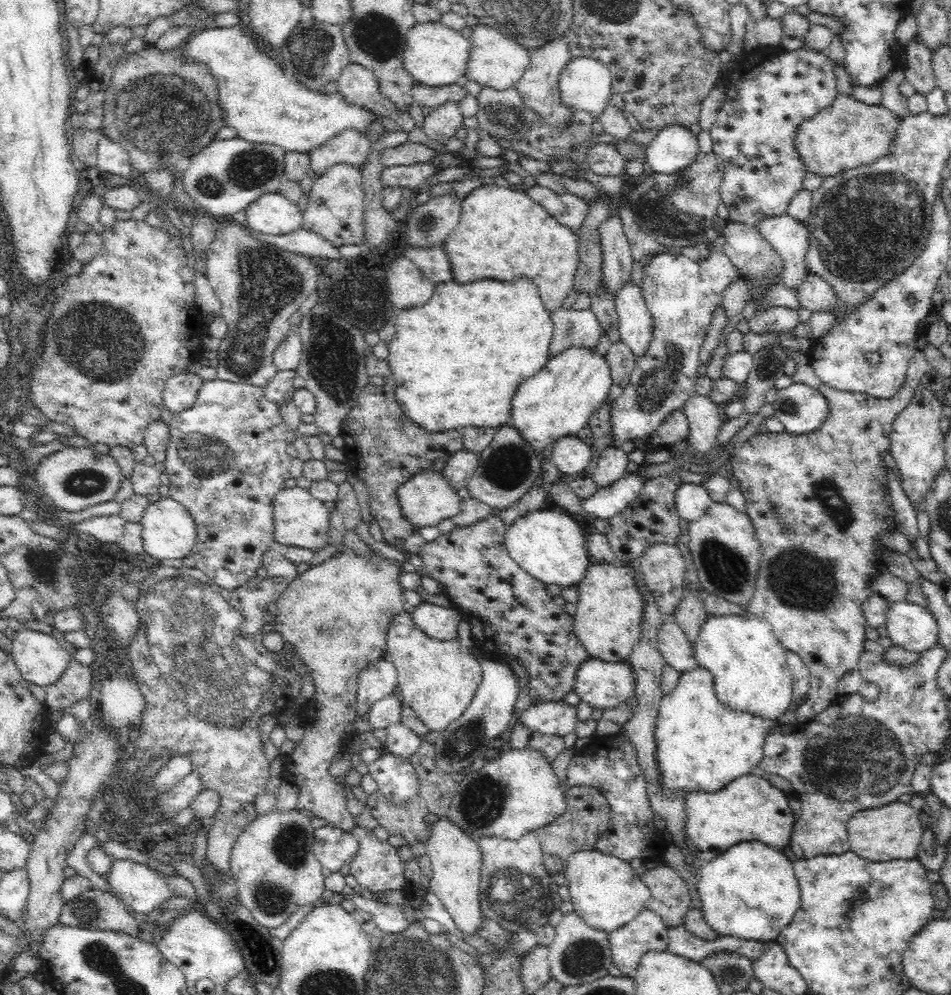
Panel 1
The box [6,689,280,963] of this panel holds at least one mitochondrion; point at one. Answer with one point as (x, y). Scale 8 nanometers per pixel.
(84, 911)

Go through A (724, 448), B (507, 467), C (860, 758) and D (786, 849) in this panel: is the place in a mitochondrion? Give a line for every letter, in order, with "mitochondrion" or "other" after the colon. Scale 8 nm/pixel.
A: other
B: mitochondrion
C: mitochondrion
D: other

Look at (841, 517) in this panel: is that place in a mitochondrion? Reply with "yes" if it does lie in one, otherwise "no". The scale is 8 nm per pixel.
yes

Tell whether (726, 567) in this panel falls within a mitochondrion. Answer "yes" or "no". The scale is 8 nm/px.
yes

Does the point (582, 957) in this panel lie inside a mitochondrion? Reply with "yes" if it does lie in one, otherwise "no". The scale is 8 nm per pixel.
yes

